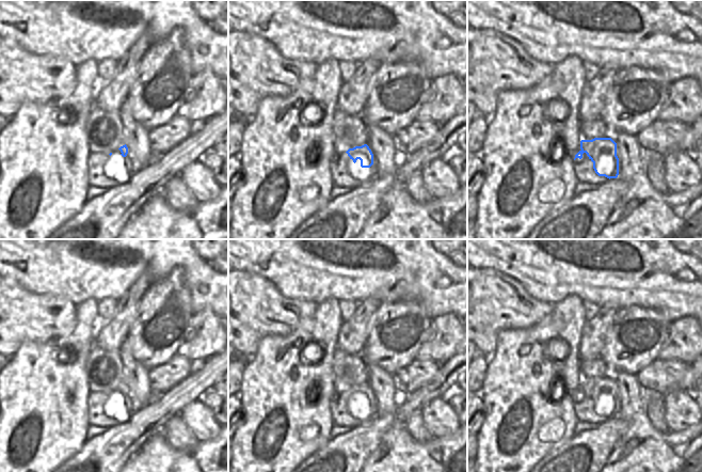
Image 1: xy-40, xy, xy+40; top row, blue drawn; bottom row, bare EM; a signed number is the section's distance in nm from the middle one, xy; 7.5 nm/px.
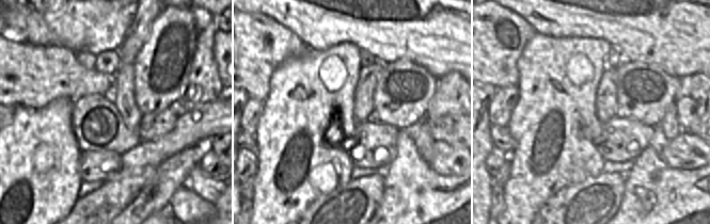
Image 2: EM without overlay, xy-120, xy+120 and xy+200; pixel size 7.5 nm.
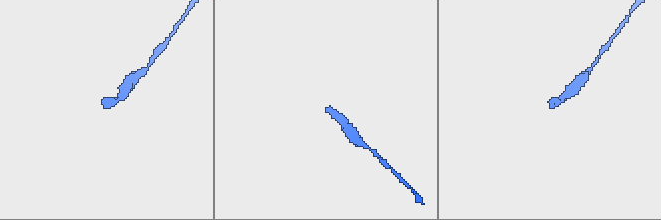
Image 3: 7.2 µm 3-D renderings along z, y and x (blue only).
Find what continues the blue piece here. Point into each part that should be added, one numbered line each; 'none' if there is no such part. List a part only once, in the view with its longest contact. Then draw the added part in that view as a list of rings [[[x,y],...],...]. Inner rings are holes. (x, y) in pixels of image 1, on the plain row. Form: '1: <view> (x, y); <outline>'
1: xy+40 (584, 409); [[[586,392],[583,393],[583,397],[576,397],[574,400],[574,412],[578,422],[588,422],[590,424],[603,424],[609,418],[605,415],[599,415],[594,408],[593,402],[587,395]]]

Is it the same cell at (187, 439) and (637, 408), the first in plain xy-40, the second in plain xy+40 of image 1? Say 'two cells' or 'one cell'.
two cells

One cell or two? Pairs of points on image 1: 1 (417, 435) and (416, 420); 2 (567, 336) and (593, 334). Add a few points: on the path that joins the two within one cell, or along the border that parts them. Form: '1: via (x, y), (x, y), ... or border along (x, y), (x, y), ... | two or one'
1: via (417, 431), (416, 423) | one
2: border along (587, 320), (583, 327), (578, 346), (579, 359) | two

